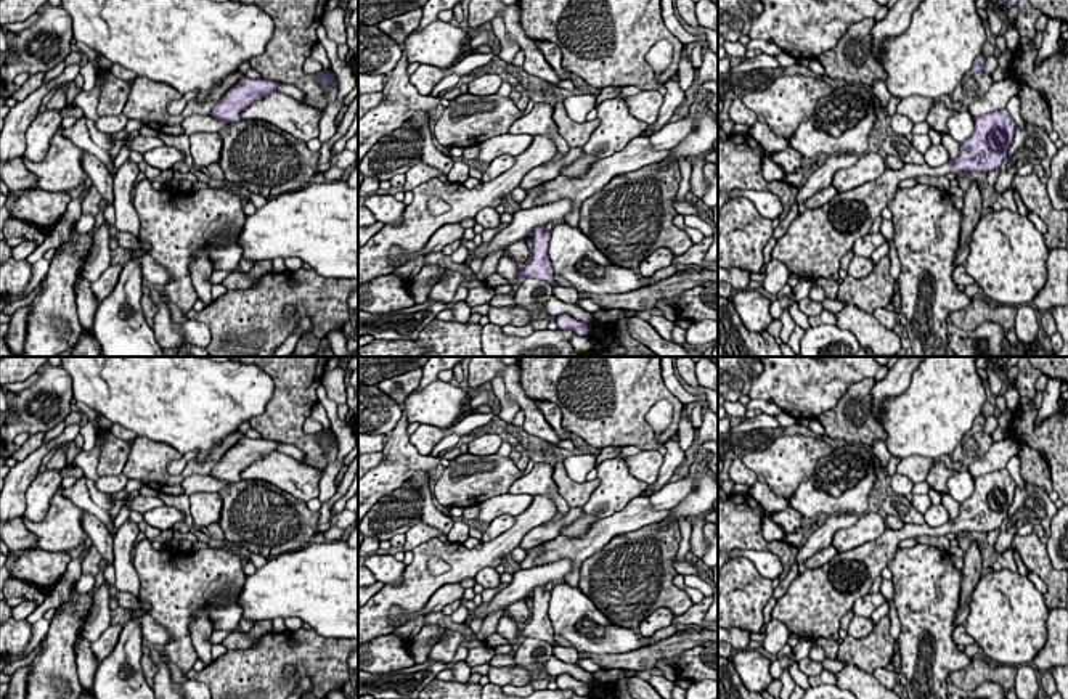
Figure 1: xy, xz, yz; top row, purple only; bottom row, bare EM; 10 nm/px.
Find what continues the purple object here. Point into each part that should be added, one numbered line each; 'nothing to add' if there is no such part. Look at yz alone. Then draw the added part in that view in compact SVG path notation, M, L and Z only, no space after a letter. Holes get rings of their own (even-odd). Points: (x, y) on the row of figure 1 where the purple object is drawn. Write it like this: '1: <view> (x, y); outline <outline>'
1: yz (815, 243); outline M949 162L936 169L927 164L904 164L899 170L887 167L877 180L837 193L827 204L798 214L776 241L771 257L782 262L790 273L813 283L817 278L838 281L842 257L869 233L903 180L943 177L949 172Z

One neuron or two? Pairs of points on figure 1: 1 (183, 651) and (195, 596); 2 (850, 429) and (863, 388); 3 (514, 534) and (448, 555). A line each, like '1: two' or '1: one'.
1: one
2: one
3: one

